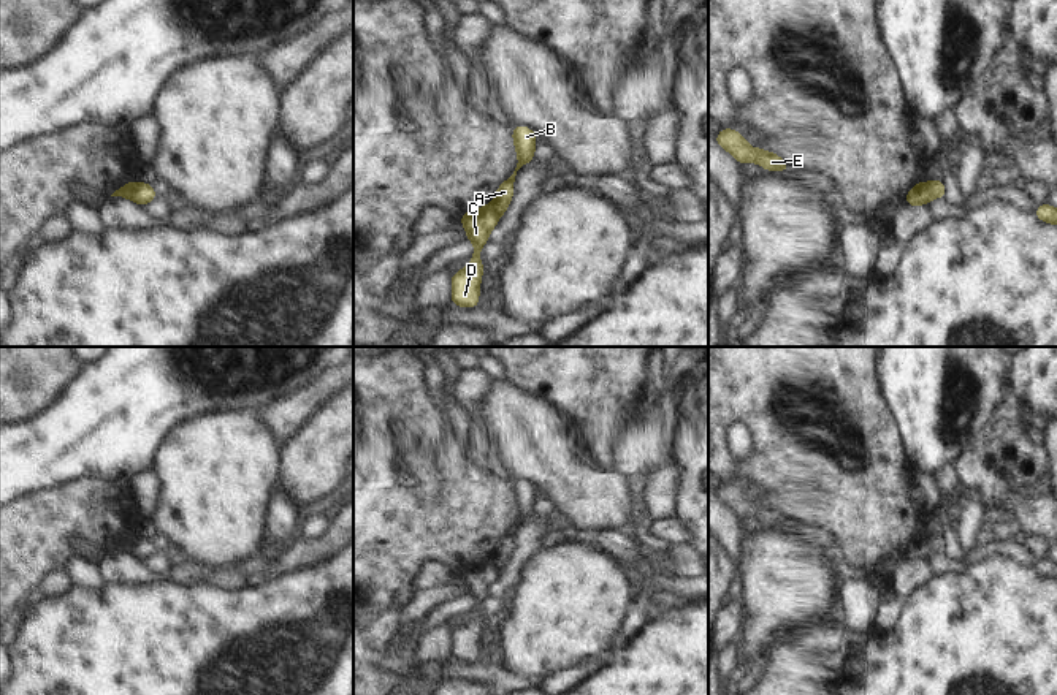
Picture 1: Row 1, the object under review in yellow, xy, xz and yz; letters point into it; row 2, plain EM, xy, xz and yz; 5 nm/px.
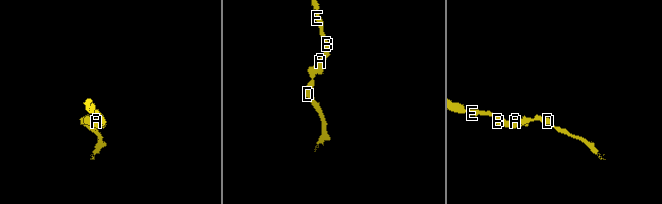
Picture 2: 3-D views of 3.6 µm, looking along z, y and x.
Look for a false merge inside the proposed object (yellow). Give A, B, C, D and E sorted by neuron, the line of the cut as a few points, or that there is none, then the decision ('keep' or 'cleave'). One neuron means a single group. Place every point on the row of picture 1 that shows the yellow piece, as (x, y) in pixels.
A B E / C D; cut in xy along (138, 184), (130, 198); cleave

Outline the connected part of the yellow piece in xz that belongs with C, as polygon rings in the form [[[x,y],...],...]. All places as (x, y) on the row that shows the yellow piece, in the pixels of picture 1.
[[[491,206],[467,211],[461,215],[467,239],[475,245],[469,256],[474,263],[452,274],[452,304],[479,307],[479,287],[485,264],[479,261],[480,250],[488,241],[488,233],[496,226],[499,215]]]

